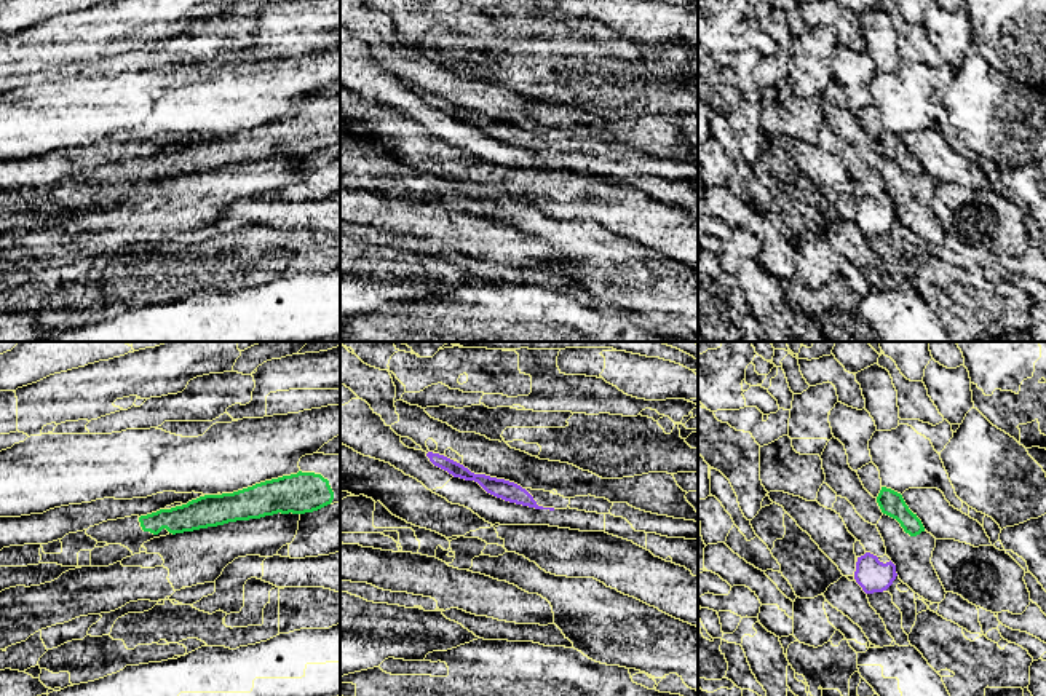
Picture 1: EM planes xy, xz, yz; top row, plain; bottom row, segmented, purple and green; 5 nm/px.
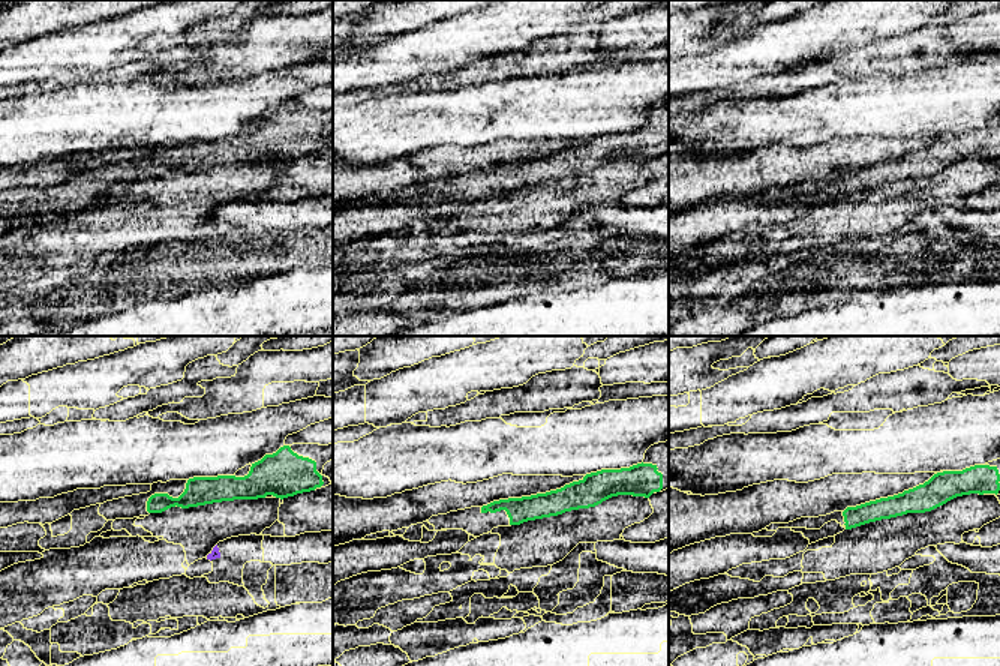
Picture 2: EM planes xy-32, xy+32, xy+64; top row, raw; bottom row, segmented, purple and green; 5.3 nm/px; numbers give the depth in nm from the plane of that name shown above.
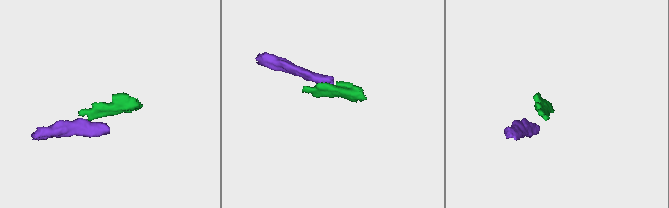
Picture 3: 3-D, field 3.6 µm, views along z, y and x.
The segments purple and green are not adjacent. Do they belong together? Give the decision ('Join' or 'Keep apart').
Keep apart

